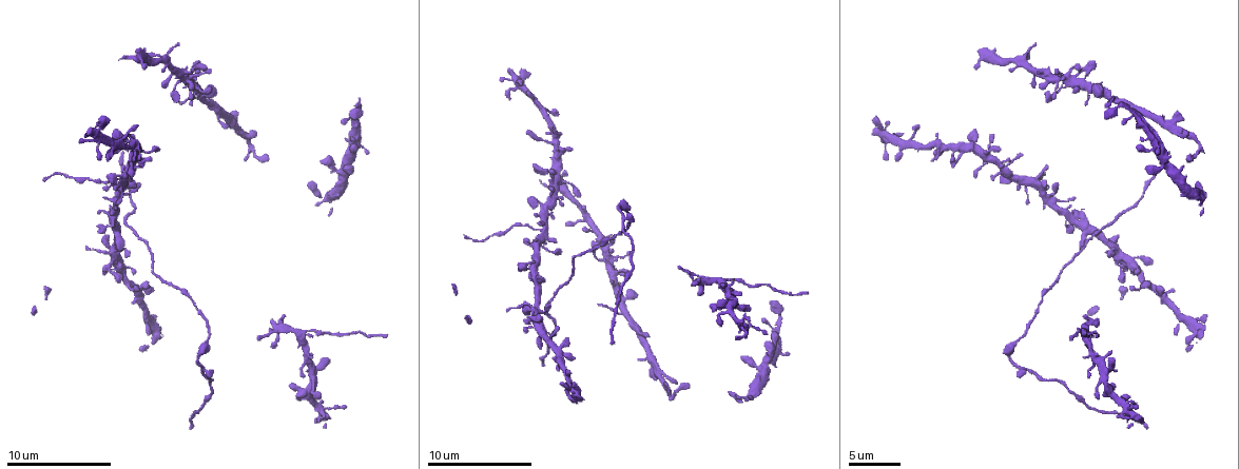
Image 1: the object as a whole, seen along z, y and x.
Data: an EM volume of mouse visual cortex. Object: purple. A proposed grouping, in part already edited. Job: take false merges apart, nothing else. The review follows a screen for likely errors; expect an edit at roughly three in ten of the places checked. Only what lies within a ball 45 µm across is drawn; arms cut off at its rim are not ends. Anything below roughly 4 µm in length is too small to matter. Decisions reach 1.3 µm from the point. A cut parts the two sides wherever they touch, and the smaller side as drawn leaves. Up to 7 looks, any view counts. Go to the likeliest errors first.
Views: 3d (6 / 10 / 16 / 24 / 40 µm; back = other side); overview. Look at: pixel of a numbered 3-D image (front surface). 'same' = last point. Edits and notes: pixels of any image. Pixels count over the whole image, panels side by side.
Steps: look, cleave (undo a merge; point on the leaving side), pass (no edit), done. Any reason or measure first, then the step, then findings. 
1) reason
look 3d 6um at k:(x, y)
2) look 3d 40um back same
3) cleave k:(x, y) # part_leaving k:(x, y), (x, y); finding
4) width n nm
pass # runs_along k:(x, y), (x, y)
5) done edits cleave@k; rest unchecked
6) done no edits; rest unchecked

looks like a crossing
look 3d 6um at 1:(301, 334)

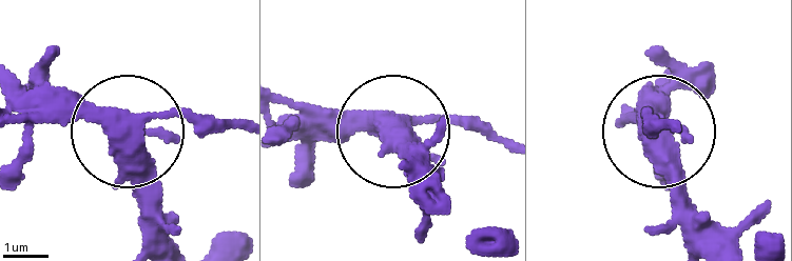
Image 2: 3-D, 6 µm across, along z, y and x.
cleave 2:(217, 126) # part_leaving 2:(156, 112), (243, 123); a second neuron is stuck on

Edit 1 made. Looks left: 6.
redraw
look overview

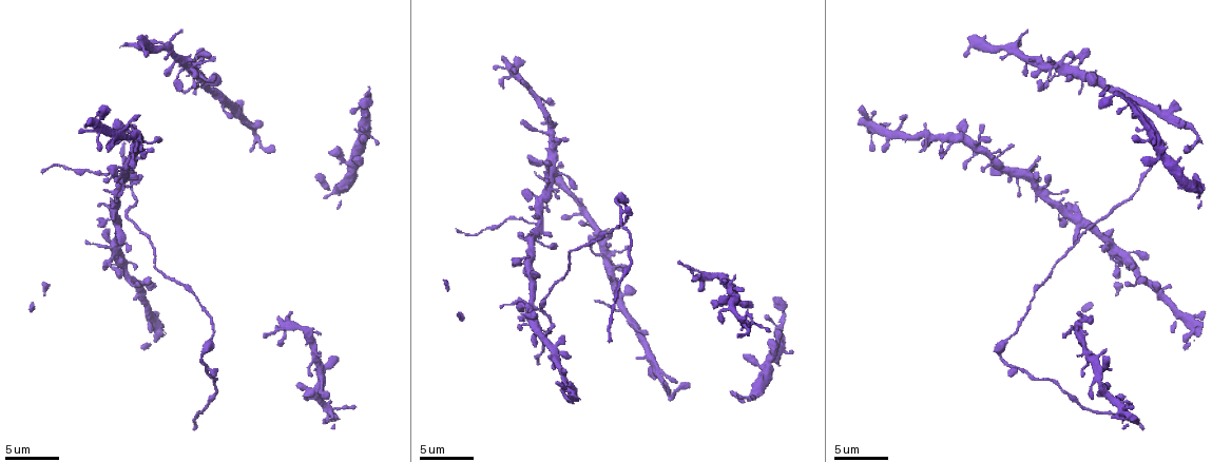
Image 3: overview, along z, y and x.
small branch off a trunk
look 3d 10um at 3:(523, 304)

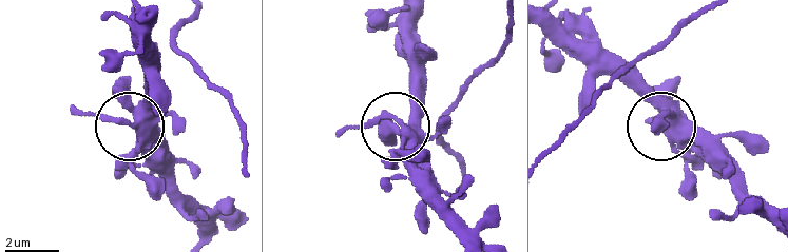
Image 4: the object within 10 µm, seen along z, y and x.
width 280 nm
pass # runs_along 4:(152, 13), (146, 113), (120, 121), (75, 108); all the same neuron

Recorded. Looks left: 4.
small branch off a trunk
look 3d 10um at 3:(534, 223)

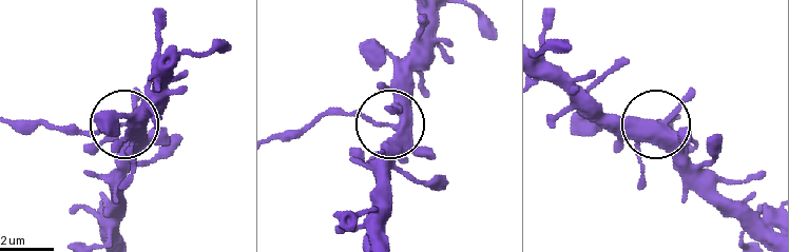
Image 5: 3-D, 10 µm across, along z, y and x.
arms 4
cleave 5:(77, 131) # part_leaving 5:(380, 126), (348, 112), (328, 112), (280, 133); two neurons meet here

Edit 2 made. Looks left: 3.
done edits cleave@2, cleave@5; rest unchecked

